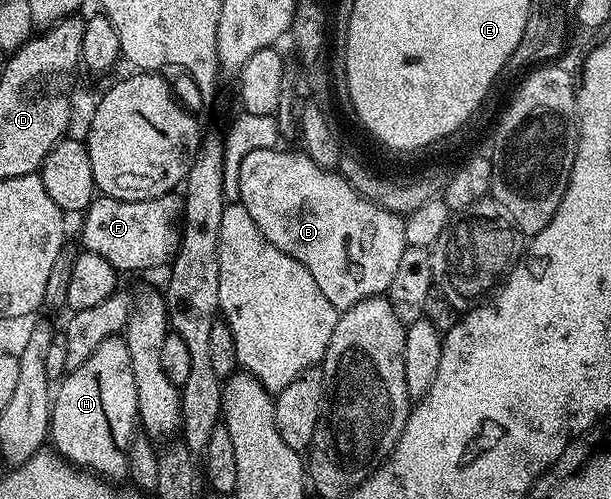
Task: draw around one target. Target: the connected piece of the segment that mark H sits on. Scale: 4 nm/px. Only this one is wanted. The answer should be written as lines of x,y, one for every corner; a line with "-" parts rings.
117,335
100,342
100,346
92,350
88,359
59,384
62,385
59,388
57,385
50,409
48,440
53,451
57,452
62,459
70,461
75,468
85,468
88,472
118,482
121,476
123,478
127,475
129,448
136,439
136,425
138,424
136,378
132,378
132,358
128,358
128,346
125,339

